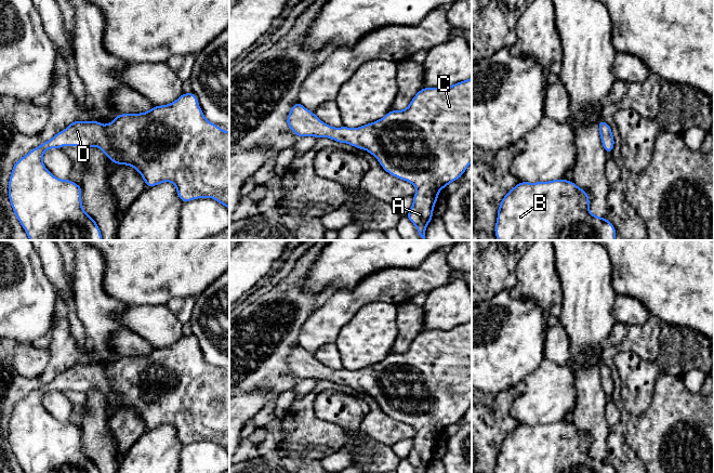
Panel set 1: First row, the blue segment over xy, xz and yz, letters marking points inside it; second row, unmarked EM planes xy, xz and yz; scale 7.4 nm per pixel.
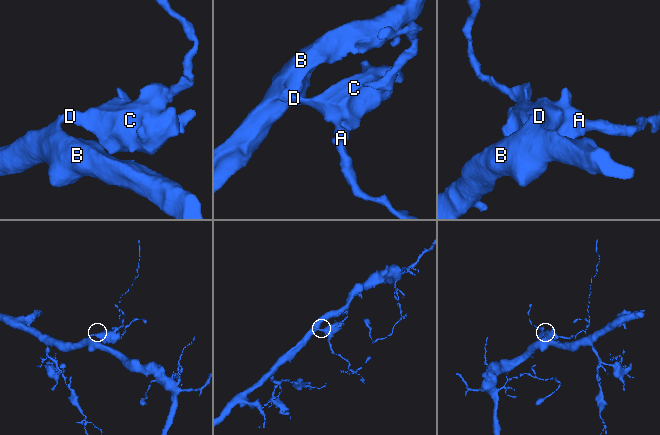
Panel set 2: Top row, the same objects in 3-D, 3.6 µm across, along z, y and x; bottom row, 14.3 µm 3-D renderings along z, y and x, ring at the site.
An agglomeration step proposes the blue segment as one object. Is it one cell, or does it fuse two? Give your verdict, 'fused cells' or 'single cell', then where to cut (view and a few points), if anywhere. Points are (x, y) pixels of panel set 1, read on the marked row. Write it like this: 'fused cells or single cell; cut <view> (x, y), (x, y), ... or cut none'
single cell; cut none

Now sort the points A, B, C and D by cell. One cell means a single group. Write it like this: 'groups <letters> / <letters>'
groups A B C D

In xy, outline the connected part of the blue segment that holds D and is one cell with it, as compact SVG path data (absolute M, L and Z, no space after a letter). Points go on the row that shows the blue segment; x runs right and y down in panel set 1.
M183 93L171 104L154 106L140 114L118 114L108 124L97 120L74 121L51 140L32 148L13 166L9 180L9 199L12 209L30 240L102 240L97 223L82 208L80 185L61 180L50 173L43 165L42 156L51 148L97 146L116 165L133 167L142 175L147 187L171 182L183 202L210 197L229 209L229 132L207 120L200 109L198 97L193 93Z

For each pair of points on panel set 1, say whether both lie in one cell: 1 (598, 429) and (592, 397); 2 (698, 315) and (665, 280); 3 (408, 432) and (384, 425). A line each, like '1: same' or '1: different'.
1: same
2: same
3: same

